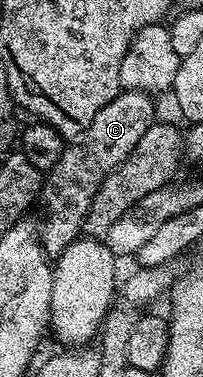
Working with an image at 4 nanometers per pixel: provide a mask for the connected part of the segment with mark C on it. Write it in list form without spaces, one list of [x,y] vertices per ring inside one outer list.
[[[122,90],[88,124],[88,128],[79,138],[67,145],[60,160],[45,175],[40,207],[46,213],[46,219],[40,222],[40,237],[47,255],[57,256],[68,248],[83,233],[88,208],[100,192],[100,184],[109,174],[118,169],[118,165],[130,155],[132,148],[140,144],[140,136],[156,121],[154,115],[155,99],[144,92]]]

